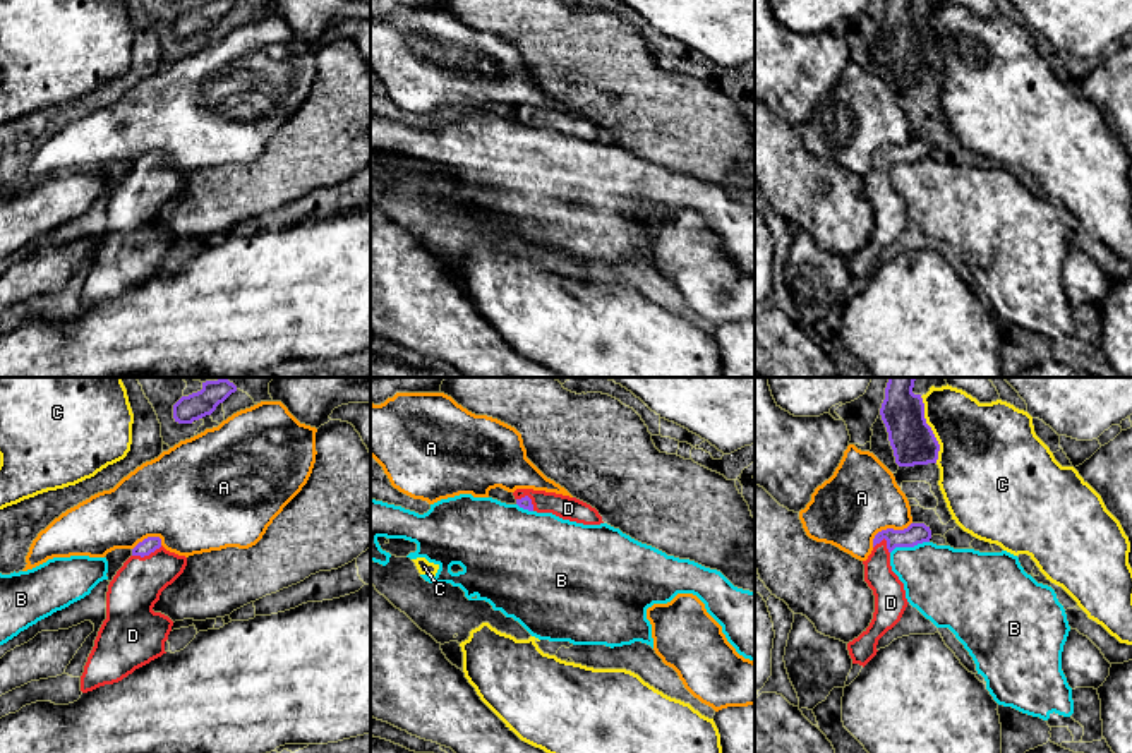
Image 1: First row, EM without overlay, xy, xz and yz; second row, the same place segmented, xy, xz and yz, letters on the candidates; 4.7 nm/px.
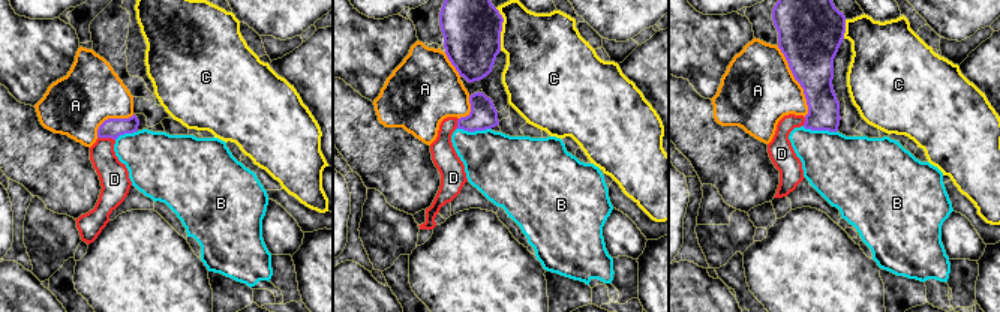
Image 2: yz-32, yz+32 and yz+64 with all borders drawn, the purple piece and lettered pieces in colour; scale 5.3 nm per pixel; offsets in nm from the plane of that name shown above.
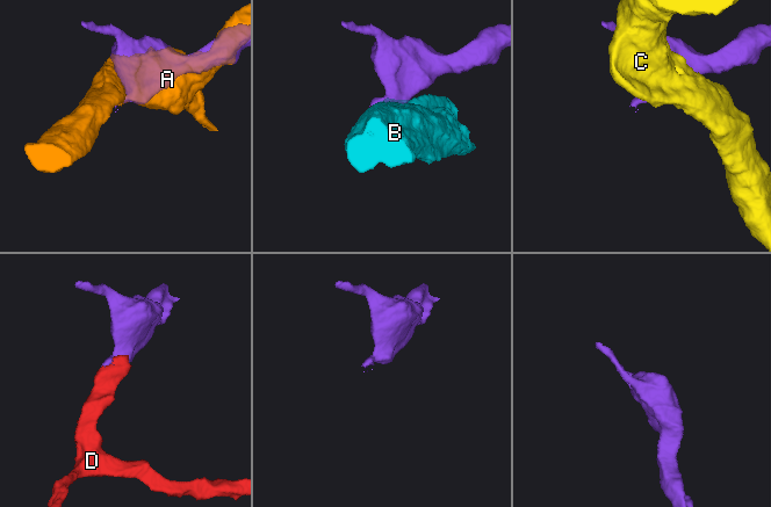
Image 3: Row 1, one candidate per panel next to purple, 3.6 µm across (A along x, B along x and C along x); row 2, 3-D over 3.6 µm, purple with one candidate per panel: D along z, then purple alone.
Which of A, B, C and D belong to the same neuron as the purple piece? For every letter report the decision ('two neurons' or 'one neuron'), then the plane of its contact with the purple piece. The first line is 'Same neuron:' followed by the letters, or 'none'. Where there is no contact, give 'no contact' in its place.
Same neuron: D
A: two neurons; contact in yz
B: two neurons; contact in yz
C: two neurons; contact in yz
D: one neuron; contact in xy

